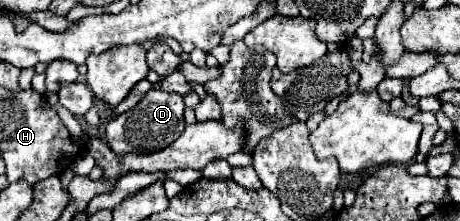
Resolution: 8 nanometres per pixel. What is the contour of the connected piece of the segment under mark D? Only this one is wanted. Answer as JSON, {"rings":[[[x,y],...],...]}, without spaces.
{"rings":[[[150,90],[136,108],[118,114],[112,118],[106,126],[106,140],[108,146],[116,154],[126,154],[126,152],[136,152],[136,154],[146,154],[146,152],[156,152],[172,144],[182,132],[184,132],[184,98],[176,92],[164,92],[164,90]]]}

